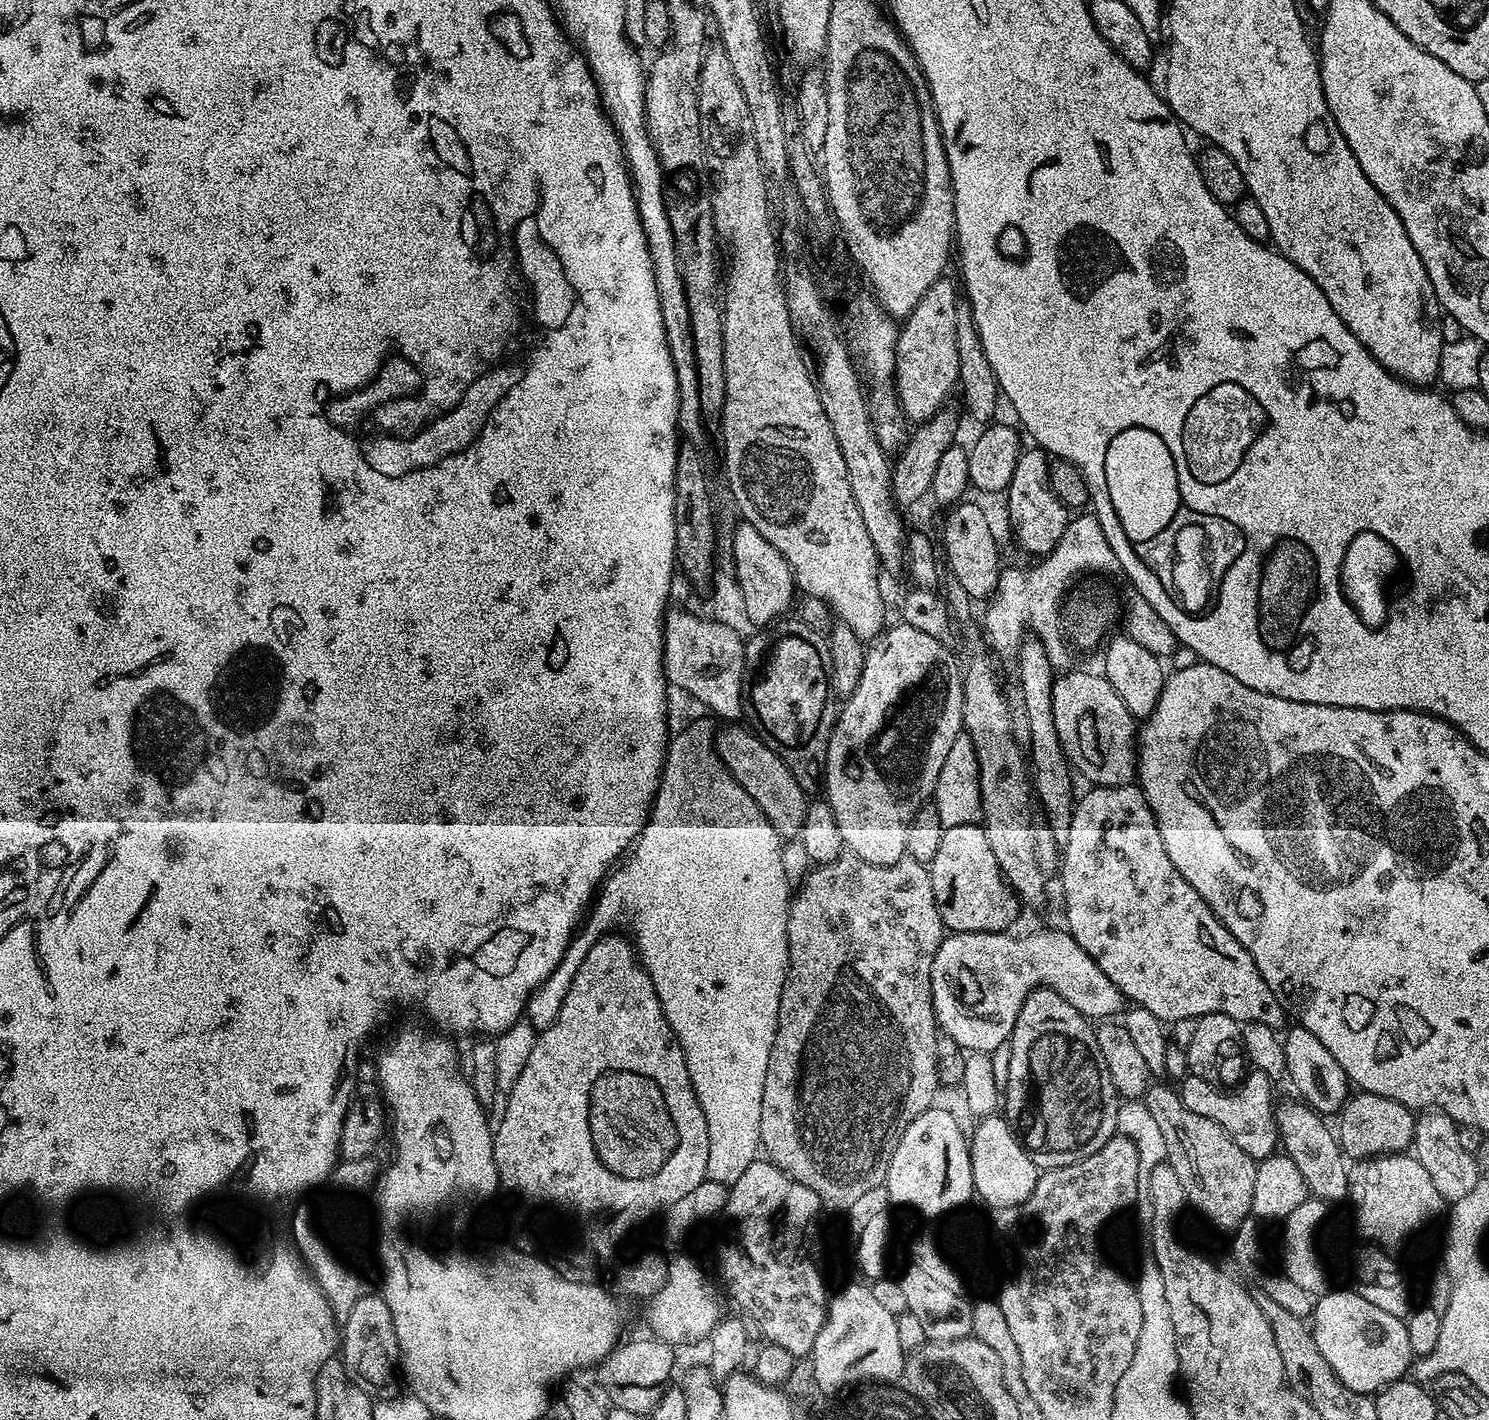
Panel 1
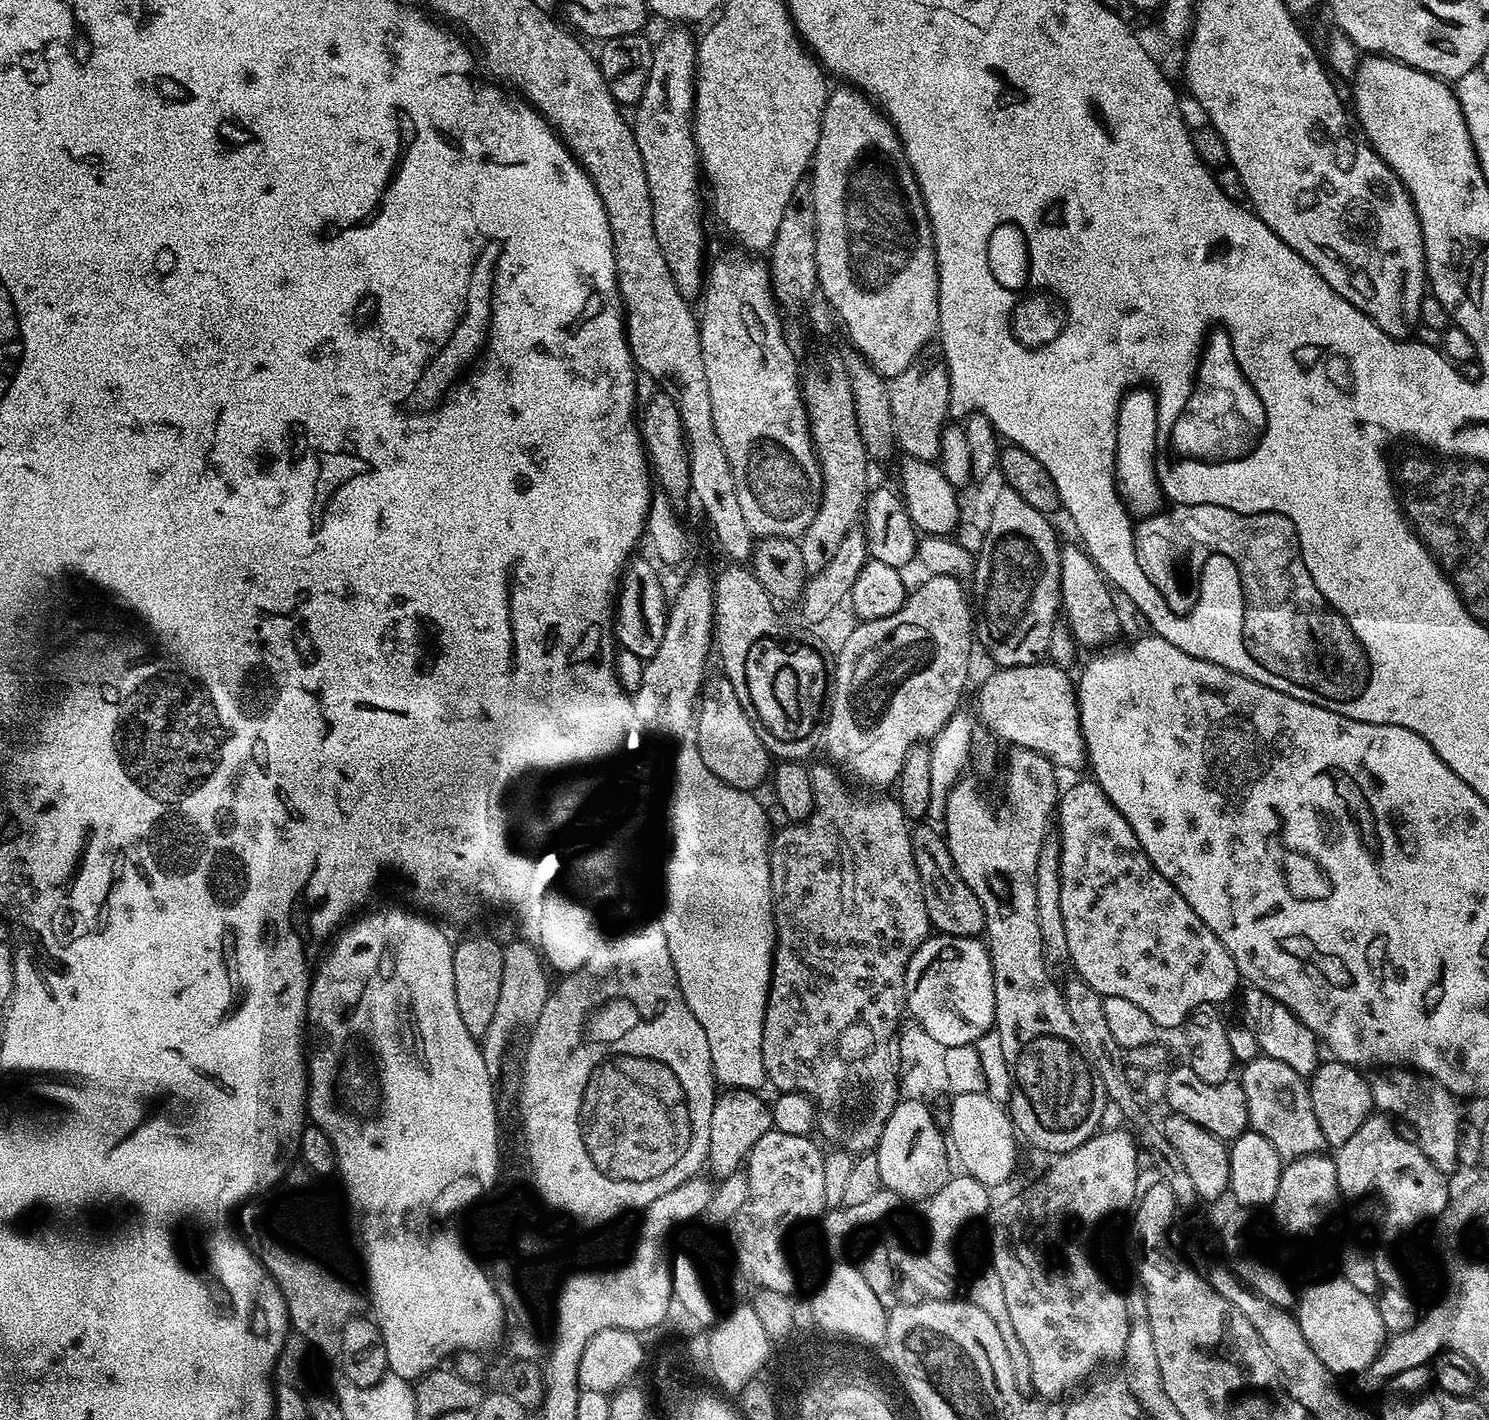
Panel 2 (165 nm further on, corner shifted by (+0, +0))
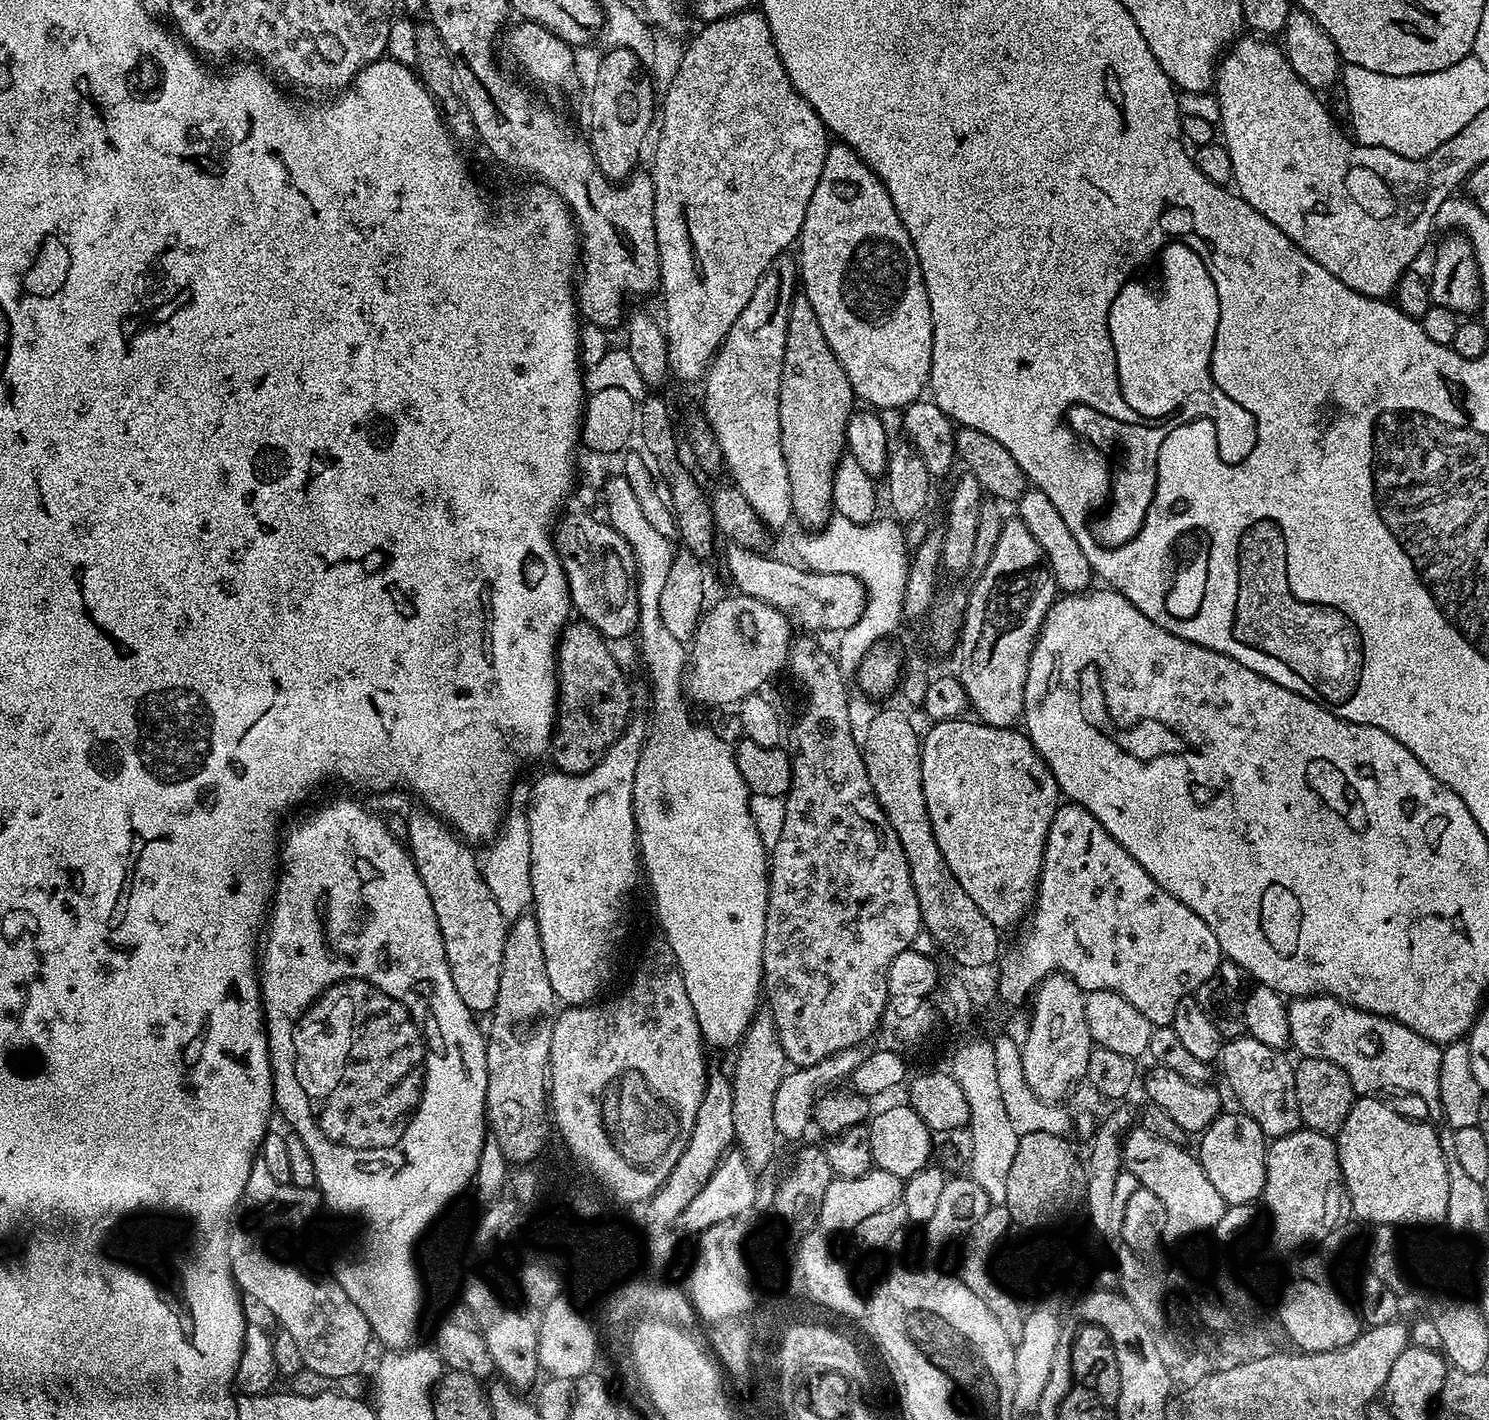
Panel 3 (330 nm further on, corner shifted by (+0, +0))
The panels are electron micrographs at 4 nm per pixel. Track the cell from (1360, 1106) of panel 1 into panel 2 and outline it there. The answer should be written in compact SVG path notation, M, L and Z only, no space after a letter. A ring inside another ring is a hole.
M1335 1058L1325 1059L1317 1066L1310 1077L1308 1093L1310 1106L1314 1106L1314 1114L1318 1118L1318 1126L1322 1126L1324 1143L1332 1150L1341 1148L1358 1131L1358 1126L1362 1126L1362 1122L1366 1122L1374 1112L1369 1077L1361 1069L1343 1064Z

